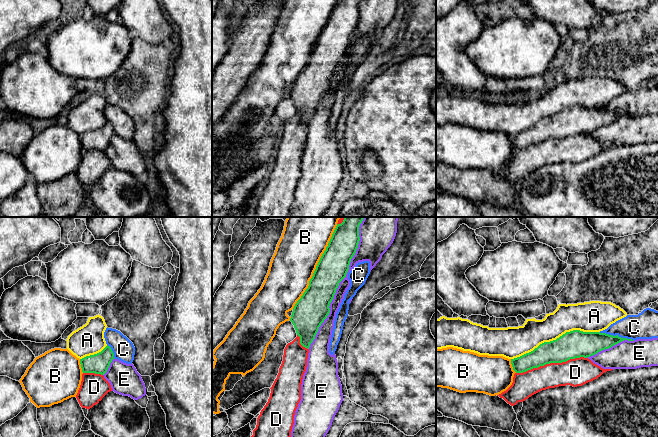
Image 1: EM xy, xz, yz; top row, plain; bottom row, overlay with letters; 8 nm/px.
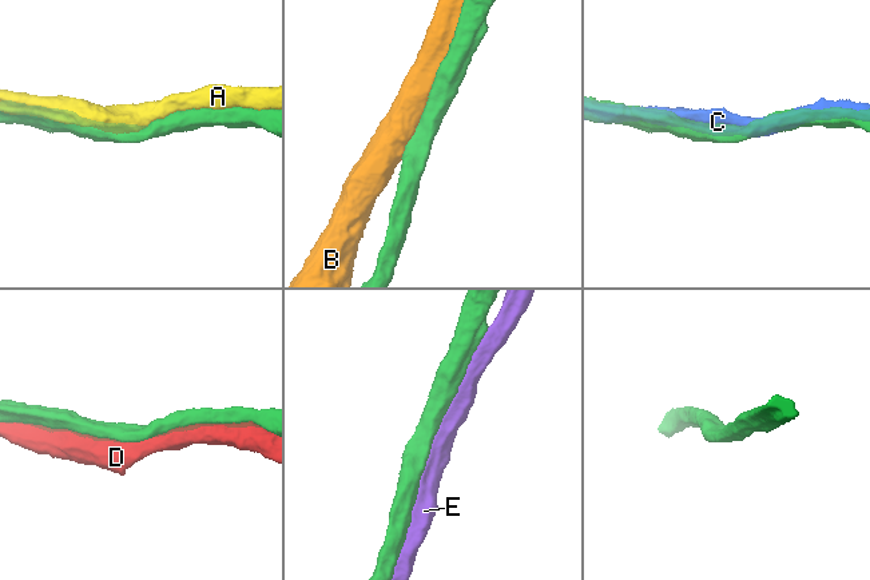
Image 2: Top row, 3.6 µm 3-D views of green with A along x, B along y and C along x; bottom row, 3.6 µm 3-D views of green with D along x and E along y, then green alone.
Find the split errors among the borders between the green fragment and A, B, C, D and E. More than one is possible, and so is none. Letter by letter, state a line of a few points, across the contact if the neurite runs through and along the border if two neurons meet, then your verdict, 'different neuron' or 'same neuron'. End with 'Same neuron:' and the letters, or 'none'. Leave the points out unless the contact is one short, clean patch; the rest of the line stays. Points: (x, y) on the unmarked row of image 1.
A: different neuron
B: different neuron
C: different neuron
D: different neuron
E: different neuron
Same neuron: none

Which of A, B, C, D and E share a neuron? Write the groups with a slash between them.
A / B / C / D / E

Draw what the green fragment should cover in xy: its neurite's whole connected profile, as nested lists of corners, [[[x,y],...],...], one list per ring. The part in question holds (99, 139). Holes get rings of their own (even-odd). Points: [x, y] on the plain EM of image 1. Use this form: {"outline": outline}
{"outline": [[[107,121],[101,128],[80,135],[82,148],[104,151],[113,135],[114,129]]]}

